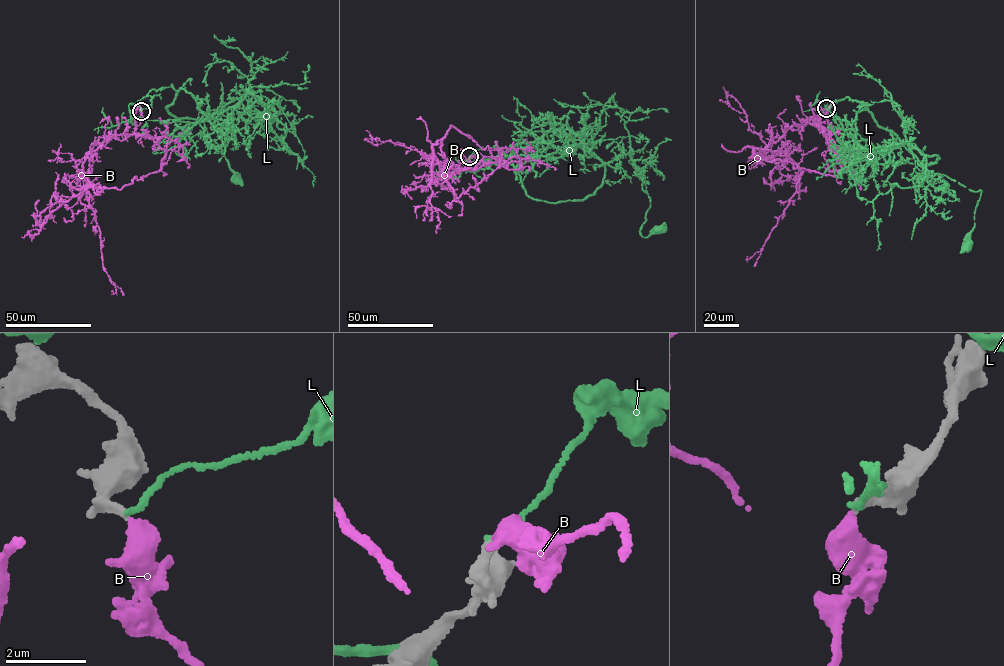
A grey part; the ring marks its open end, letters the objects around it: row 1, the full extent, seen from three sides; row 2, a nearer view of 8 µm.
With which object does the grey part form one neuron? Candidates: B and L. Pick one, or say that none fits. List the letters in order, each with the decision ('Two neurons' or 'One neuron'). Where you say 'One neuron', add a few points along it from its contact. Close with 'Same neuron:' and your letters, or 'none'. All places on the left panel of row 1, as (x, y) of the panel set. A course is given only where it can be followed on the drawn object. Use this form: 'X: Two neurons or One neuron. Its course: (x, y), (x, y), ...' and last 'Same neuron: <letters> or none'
B: One neuron. Its course: (141, 111), (133, 134), (102, 141), (83, 164), (90, 183), (78, 198), (95, 214), (111, 291)
L: Two neurons
Same neuron: B

